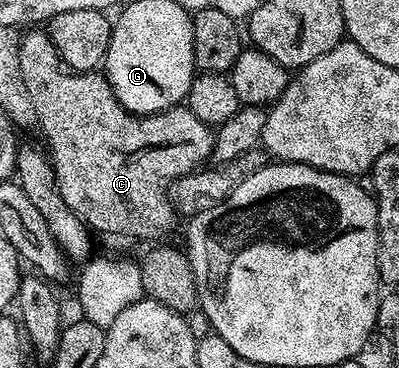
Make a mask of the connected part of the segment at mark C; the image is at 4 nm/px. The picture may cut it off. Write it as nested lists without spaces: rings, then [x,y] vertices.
[[[47,32],[25,33],[28,34],[20,37],[22,79],[34,103],[36,125],[48,139],[46,149],[66,207],[77,213],[89,230],[97,234],[121,233],[124,237],[148,241],[151,237],[160,237],[170,232],[172,224],[178,221],[170,196],[172,185],[179,177],[199,170],[211,158],[213,126],[202,123],[202,119],[198,119],[198,115],[191,113],[187,107],[163,109],[160,113],[147,115],[126,111],[118,103],[103,72],[73,71],[61,61]]]

